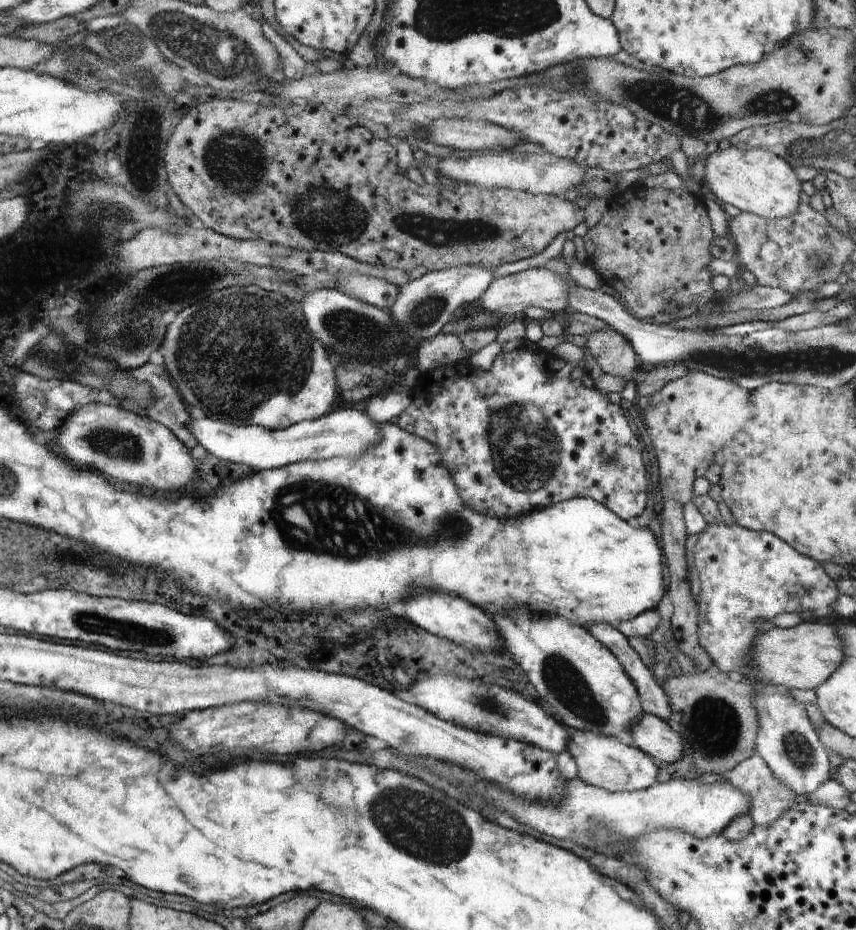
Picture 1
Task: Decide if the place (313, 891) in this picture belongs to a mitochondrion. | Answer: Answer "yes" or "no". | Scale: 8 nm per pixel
no

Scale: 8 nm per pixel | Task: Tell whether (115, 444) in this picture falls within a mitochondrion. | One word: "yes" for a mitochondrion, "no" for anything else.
yes

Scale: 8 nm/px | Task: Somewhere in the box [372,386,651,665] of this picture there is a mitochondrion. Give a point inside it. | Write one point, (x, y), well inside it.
(524, 446)

